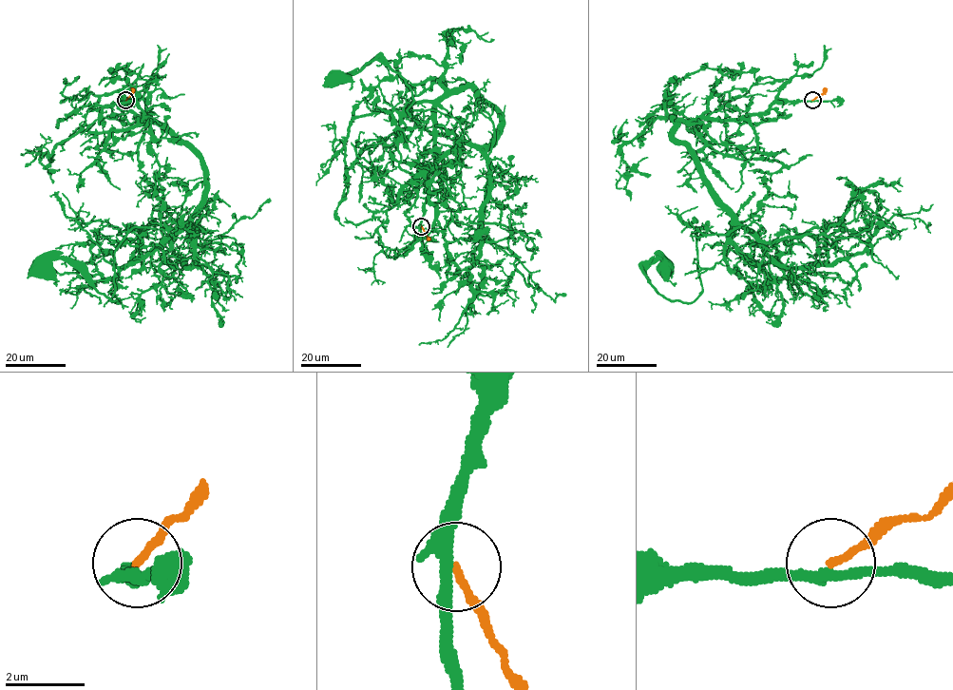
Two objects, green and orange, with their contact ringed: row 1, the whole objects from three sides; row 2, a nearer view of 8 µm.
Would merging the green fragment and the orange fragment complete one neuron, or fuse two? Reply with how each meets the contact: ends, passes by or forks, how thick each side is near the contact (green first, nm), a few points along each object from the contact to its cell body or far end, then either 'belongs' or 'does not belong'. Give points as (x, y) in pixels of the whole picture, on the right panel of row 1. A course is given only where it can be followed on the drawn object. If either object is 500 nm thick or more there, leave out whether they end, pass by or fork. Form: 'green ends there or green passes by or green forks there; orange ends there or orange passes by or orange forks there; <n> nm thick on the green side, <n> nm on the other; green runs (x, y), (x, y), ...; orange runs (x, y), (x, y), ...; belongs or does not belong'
green passes by; orange ends there; 300 nm thick on the green side, 180 nm on the other; green runs (811, 101), (680, 124), (674, 139), (732, 229), (696, 227), (695, 299), (659, 293), (646, 269), (664, 268); orange runs (811, 100), (826, 88); does not belong

